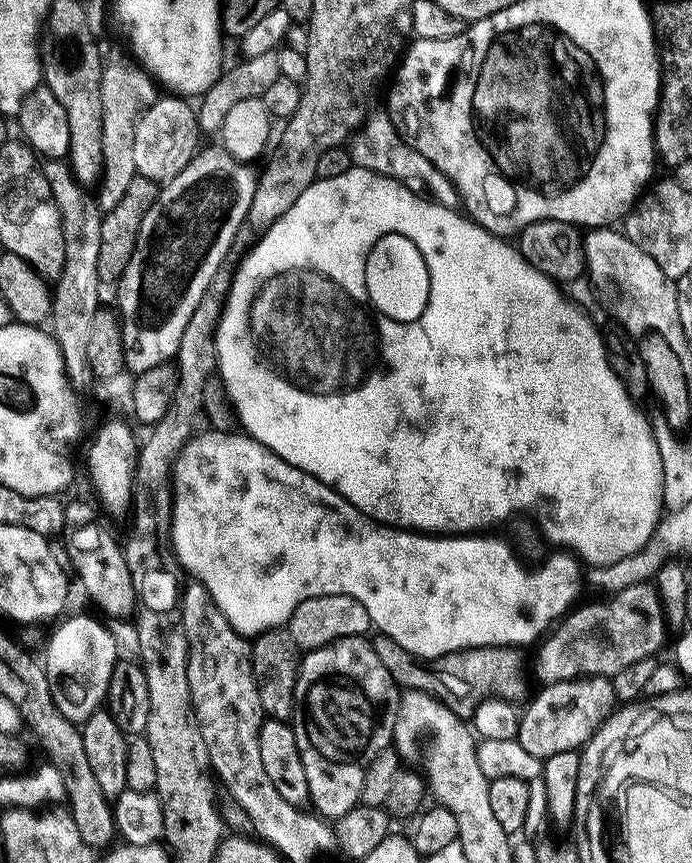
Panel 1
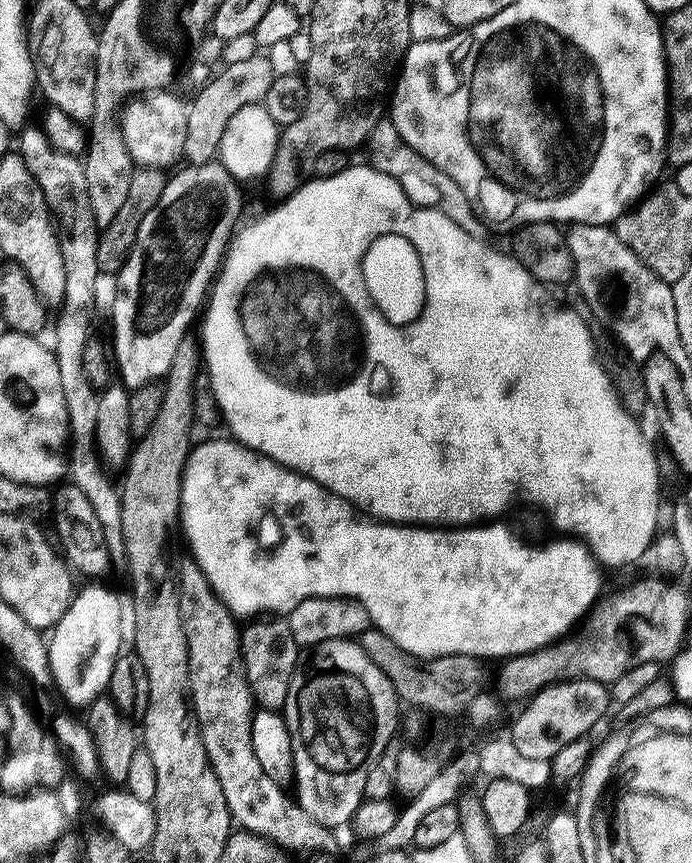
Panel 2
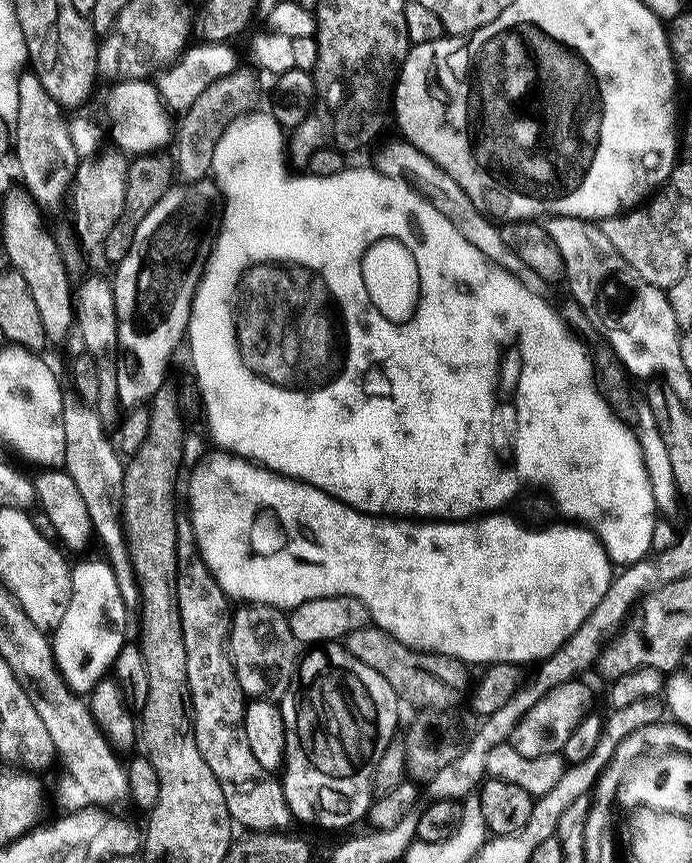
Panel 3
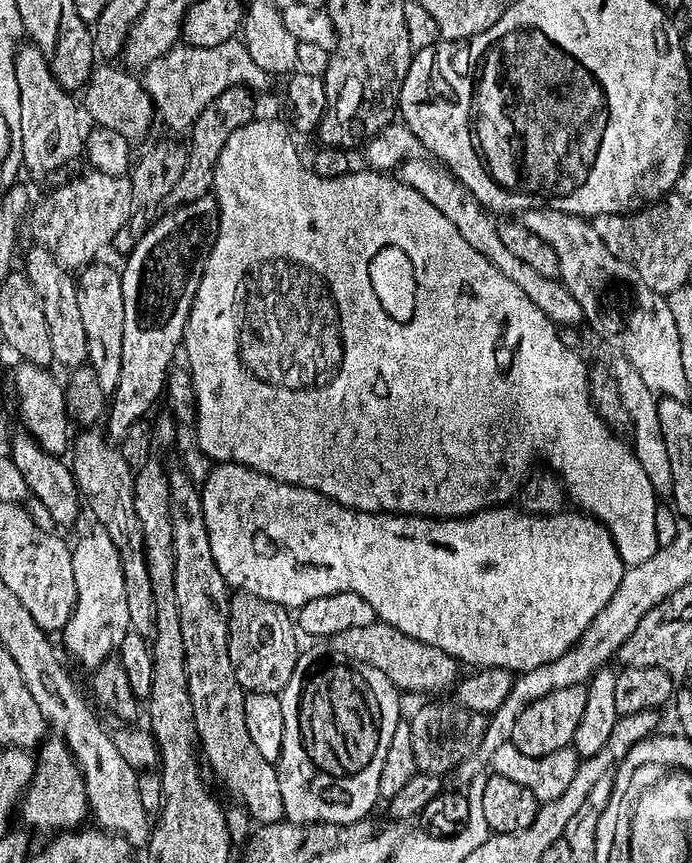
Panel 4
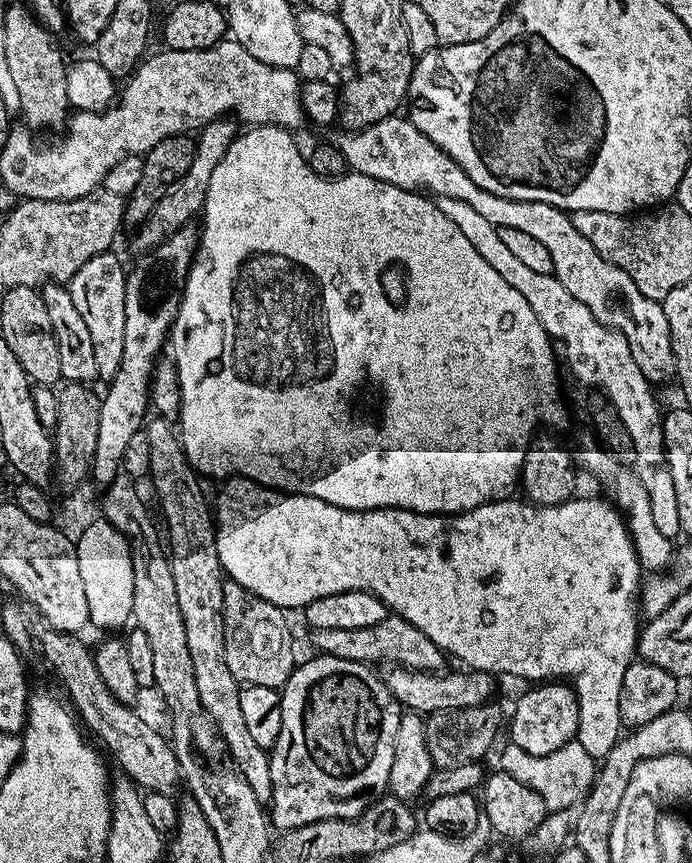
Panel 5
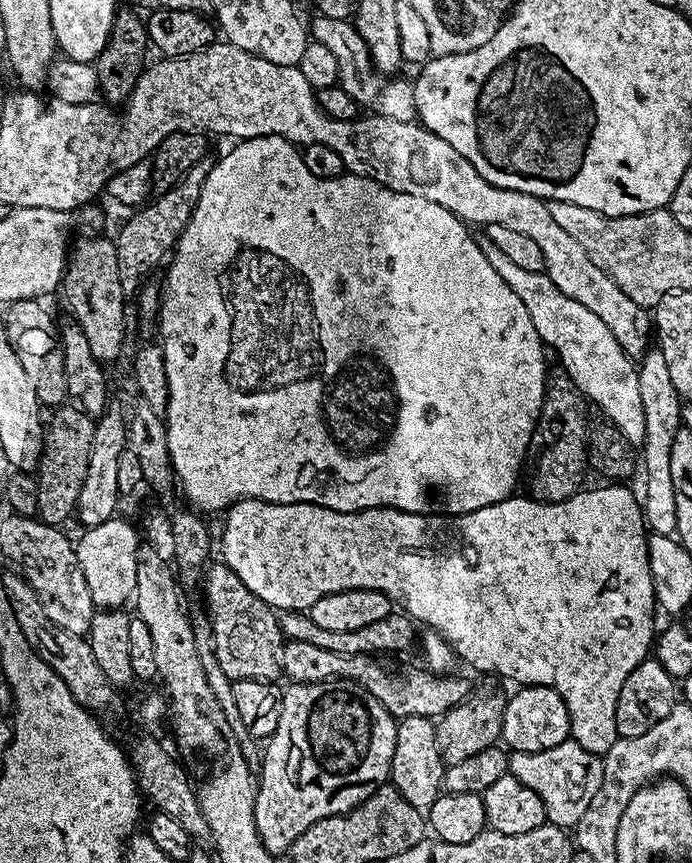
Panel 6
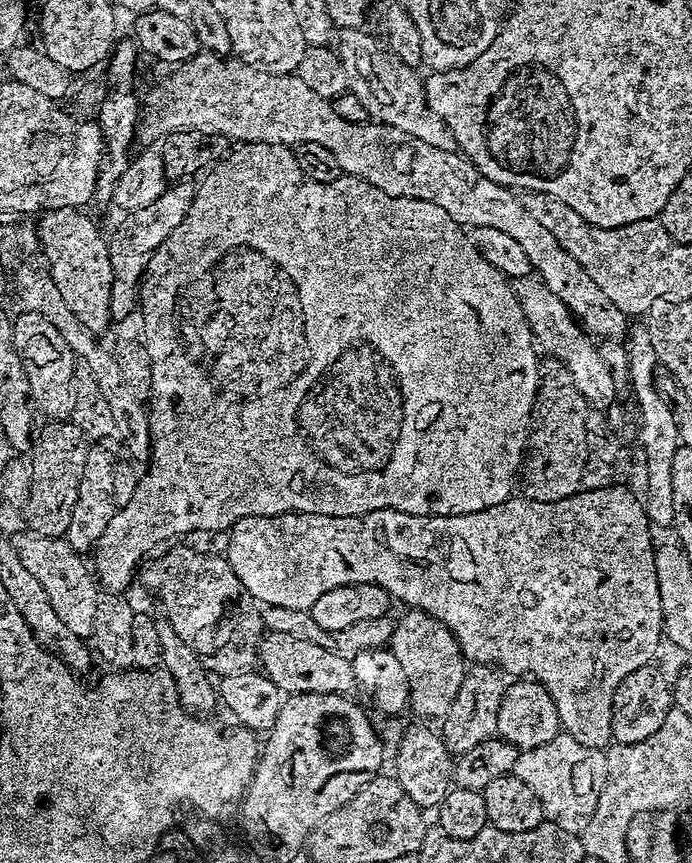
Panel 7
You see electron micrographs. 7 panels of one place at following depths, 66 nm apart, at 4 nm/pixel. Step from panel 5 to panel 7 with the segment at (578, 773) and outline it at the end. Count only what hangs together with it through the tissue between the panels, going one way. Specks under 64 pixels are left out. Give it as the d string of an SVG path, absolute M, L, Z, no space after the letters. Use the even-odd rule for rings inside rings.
M569 738L541 752L515 752L510 758L511 775L538 794L544 819L567 832L581 833L594 814L600 788L604 782L604 762L590 750L582 750Z

